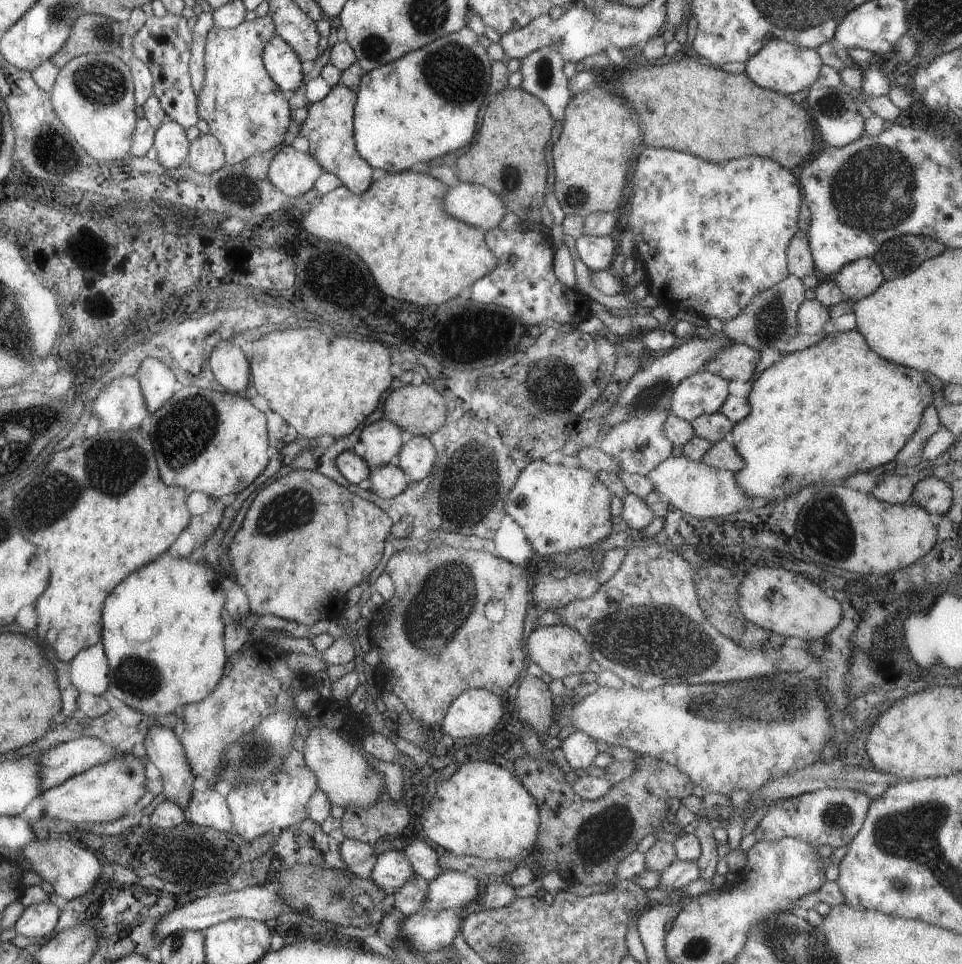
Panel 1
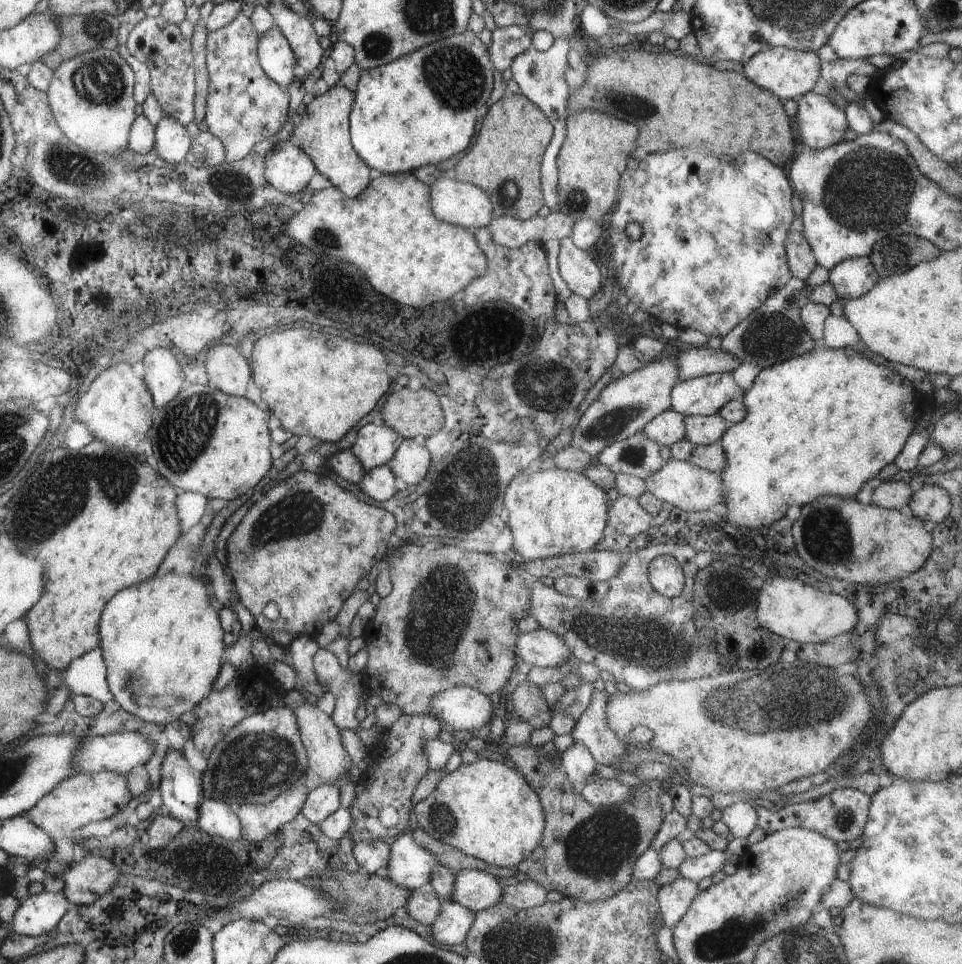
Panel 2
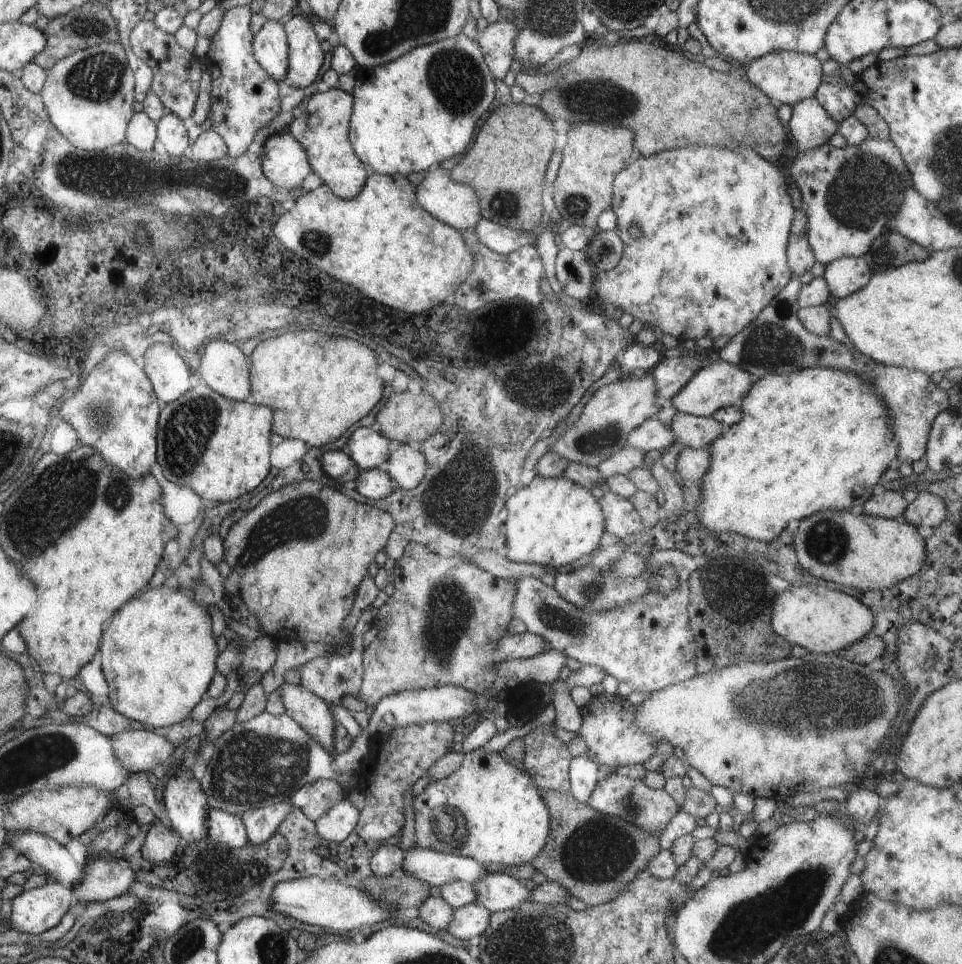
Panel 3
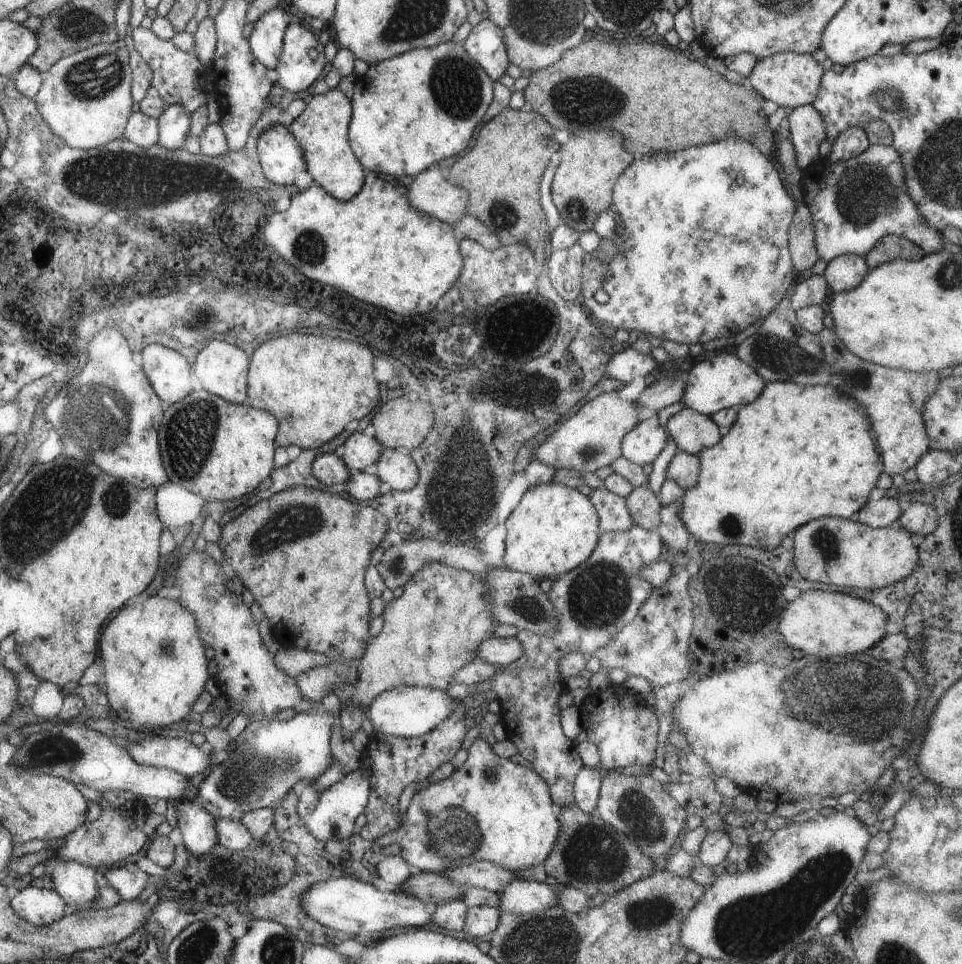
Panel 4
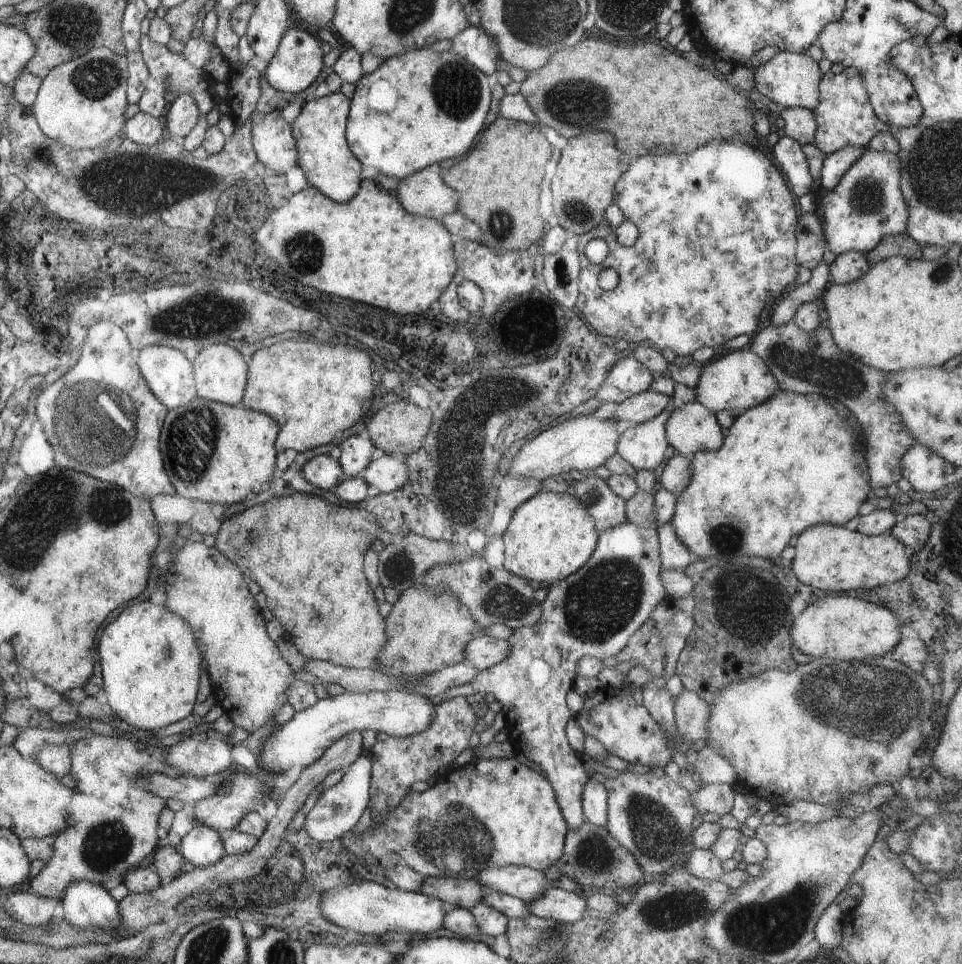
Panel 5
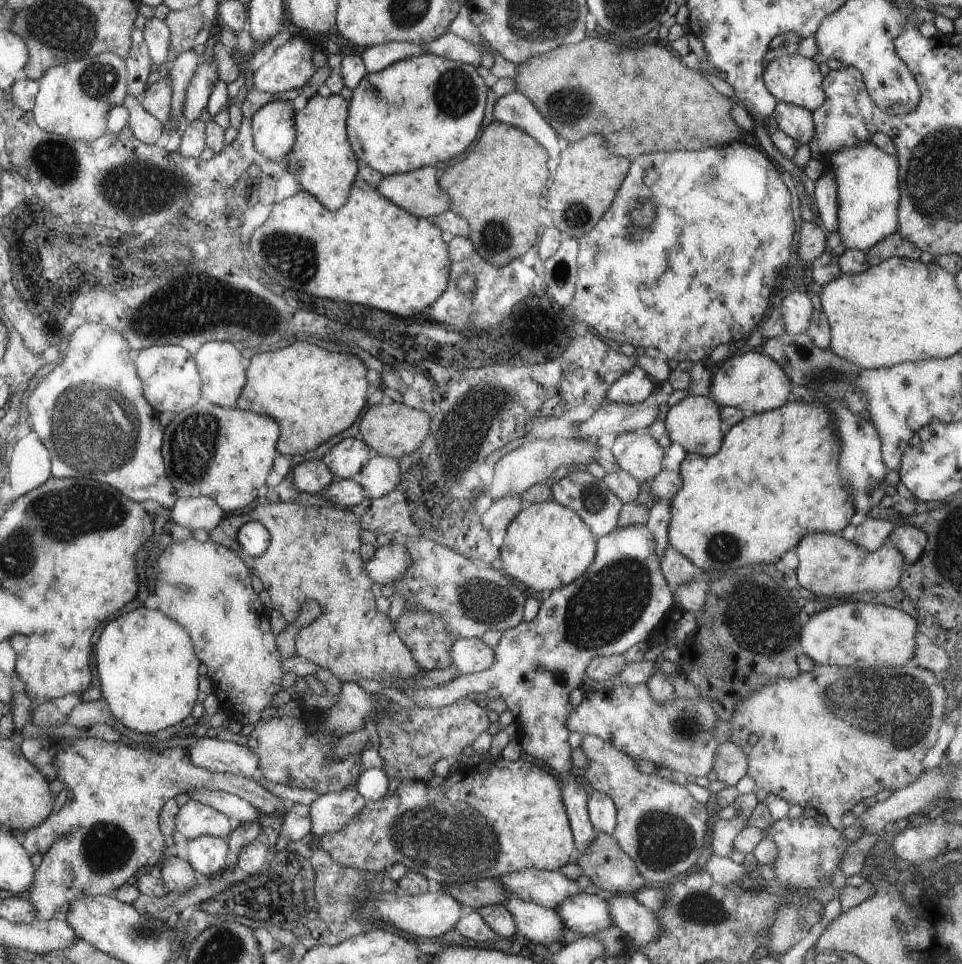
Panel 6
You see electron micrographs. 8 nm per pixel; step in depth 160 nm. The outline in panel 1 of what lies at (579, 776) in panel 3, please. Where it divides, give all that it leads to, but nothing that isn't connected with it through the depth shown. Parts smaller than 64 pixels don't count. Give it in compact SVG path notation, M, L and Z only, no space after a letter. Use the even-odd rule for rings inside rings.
M581 731L570 734L562 741L560 748L570 768L579 774L585 773L599 754L598 742Z

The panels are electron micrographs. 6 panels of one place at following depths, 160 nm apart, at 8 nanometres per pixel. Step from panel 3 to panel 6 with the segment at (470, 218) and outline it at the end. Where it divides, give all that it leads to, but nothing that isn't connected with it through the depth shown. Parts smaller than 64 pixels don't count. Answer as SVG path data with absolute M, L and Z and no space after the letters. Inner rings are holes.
M425 166L407 173L386 175L376 187L410 214L431 220L452 205L450 195L440 185L440 173L436 166Z

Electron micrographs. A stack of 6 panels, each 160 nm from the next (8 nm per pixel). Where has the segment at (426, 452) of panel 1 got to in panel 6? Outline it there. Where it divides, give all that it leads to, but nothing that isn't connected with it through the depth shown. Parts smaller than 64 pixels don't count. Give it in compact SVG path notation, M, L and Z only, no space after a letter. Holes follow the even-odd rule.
M386 455L368 459L363 469L357 472L352 479L363 486L369 498L380 498L392 492L400 484L398 460Z

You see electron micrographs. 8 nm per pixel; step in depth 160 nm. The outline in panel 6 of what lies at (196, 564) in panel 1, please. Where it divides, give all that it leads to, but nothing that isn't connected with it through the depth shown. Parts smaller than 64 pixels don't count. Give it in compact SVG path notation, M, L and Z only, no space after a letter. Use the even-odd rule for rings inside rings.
M145 605L136 608L136 610L131 611L130 614L122 614L118 616L116 620L108 622L102 630L102 634L98 637L98 642L96 646L97 653L95 654L95 667L98 671L98 676L101 682L101 689L103 692L103 700L109 706L112 711L114 718L118 723L122 723L127 729L131 731L136 731L139 733L144 733L148 737L154 736L158 730L166 728L167 726L174 726L178 722L182 722L194 708L194 702L196 702L196 696L198 696L198 668L200 668L200 660L196 658L196 648L193 646L193 639L190 638L188 631L181 625L181 623L176 622L171 619L169 615L164 614L160 609L148 609Z

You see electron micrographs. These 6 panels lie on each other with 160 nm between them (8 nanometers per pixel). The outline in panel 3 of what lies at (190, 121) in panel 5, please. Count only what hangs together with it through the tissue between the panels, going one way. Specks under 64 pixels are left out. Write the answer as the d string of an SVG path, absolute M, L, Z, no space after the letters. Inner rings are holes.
M173 113L166 114L157 123L157 139L170 157L182 157L184 150L191 146L184 122Z

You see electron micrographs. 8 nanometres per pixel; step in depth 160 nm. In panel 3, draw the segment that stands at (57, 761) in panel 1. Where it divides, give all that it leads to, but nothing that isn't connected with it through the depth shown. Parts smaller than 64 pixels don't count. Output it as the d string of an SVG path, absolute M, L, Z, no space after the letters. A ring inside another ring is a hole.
M131 730L110 737L113 750L121 766L130 773L148 773L178 752L173 743L150 730Z

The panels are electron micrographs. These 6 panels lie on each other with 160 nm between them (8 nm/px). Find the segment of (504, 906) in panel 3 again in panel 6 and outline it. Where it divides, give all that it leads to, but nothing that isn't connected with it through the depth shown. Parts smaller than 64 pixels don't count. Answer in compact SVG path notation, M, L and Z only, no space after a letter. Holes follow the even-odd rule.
M580 893L566 898L555 910L567 929L582 937L594 936L598 931L612 926L606 899L598 895Z

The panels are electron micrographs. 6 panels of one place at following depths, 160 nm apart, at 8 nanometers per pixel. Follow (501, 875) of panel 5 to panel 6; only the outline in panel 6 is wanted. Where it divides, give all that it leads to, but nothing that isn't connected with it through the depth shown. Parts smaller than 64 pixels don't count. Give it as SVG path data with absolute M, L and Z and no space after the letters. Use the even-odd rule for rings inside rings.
M531 868L507 874L498 880L504 884L507 899L518 897L554 910L566 901L566 898L583 892L576 881L565 877L560 870Z

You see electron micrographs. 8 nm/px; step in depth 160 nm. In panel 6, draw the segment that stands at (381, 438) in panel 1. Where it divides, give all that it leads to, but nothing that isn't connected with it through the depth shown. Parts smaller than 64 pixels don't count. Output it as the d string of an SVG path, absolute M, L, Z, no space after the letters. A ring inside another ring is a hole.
M346 438L329 451L332 460L328 466L336 478L352 479L370 459L370 449L363 440Z

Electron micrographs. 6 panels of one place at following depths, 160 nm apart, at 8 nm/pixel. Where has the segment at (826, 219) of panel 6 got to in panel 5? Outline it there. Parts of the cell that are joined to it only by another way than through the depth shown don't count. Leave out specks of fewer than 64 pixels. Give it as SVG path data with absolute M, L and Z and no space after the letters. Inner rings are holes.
M845 146L826 156L823 161L820 186L831 192L831 188L840 182L842 175L856 162L864 152L864 148Z

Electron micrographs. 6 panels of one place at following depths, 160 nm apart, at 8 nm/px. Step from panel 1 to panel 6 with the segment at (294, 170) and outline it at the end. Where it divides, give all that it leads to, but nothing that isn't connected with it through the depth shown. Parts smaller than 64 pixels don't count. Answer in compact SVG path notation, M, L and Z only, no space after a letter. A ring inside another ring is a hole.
M273 101L252 117L254 148L266 160L285 156L296 144L295 114L292 102Z

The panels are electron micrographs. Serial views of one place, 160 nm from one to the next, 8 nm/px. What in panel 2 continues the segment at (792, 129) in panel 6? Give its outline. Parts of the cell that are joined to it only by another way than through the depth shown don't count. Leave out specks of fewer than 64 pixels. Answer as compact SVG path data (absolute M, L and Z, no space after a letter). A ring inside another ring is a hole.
M808 92L797 100L794 116L799 140L812 150L823 150L844 141L848 129L846 114L823 92Z

